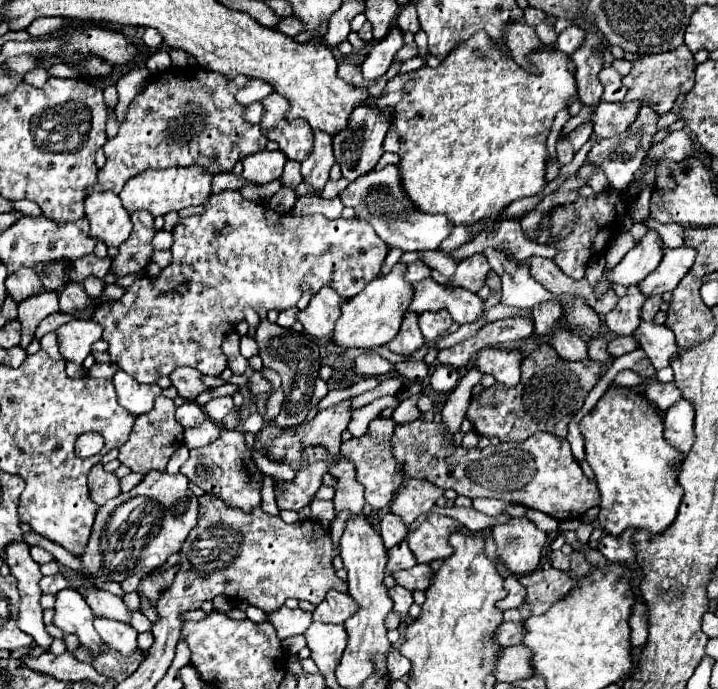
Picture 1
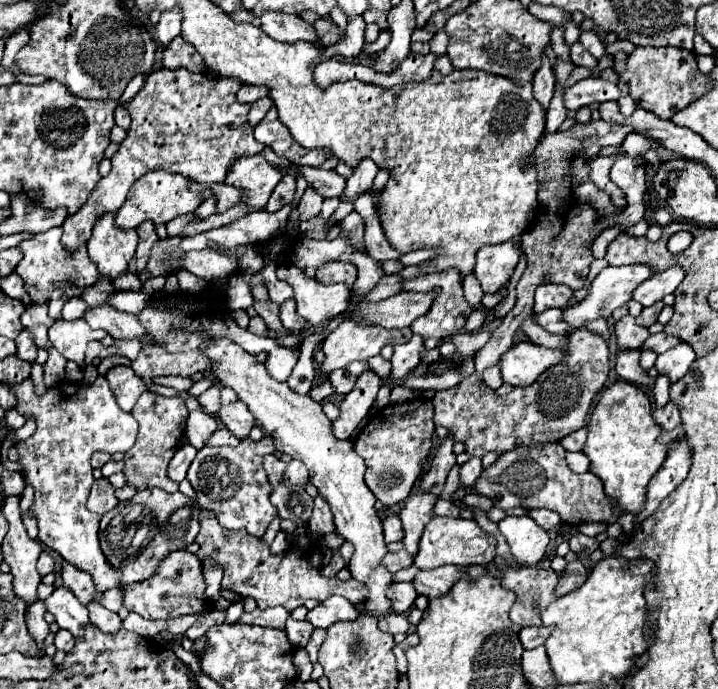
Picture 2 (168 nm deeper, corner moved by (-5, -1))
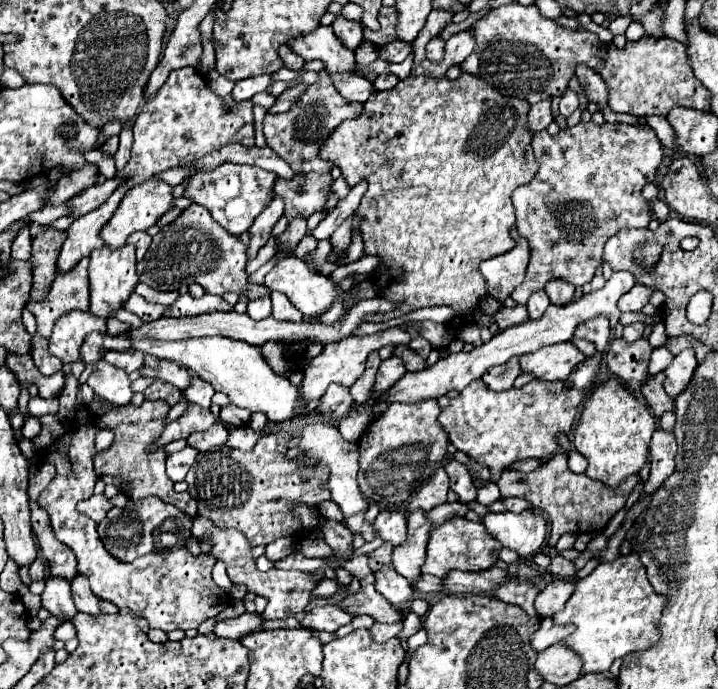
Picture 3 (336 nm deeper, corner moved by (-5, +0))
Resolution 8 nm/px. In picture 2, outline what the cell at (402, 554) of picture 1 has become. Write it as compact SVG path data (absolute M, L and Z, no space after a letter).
M401 549L401 551L395 551L395 553L387 553L383 563L391 573L397 573L399 569L407 569L407 567L413 565L413 555L409 555L405 549Z

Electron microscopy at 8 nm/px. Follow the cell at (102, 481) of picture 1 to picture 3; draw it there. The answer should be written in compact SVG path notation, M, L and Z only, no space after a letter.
M95 494L95 496L91 496L91 498L77 504L77 510L81 514L85 514L87 518L91 518L93 522L97 522L97 524L107 516L107 512L111 508L113 508L113 504L103 494Z

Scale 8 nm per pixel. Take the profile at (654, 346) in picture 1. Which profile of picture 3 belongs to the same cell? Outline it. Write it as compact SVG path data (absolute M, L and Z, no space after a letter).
M687 348L687 350L683 350L681 354L677 354L675 360L671 362L671 366L665 370L665 374L667 374L665 392L667 392L669 396L677 398L677 396L687 388L687 384L691 382L697 364L699 364L699 362L697 362L697 358L695 358L695 350L693 350L693 348Z

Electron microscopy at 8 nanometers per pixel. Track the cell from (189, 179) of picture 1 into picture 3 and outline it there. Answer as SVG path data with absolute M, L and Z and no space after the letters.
M145 180L143 184L129 188L127 194L123 196L123 200L119 202L119 208L115 210L113 218L101 230L101 238L103 238L105 246L109 246L111 250L125 246L125 240L129 238L129 234L133 234L137 230L147 230L149 226L153 226L167 210L173 208L171 202L173 202L173 188L169 188L161 180Z

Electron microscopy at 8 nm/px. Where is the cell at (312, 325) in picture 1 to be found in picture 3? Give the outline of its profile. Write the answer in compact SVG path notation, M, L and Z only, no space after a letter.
M289 256L289 258L281 258L275 268L265 276L265 286L271 292L281 292L289 298L289 302L307 318L315 318L319 314L323 314L325 310L329 310L329 306L339 298L341 290L337 284L333 284L329 278L313 272L303 260Z

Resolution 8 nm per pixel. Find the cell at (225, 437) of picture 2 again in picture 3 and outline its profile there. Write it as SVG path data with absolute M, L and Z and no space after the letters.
M249 426L247 428L233 428L231 434L229 434L229 440L227 440L227 446L247 452L247 450L251 450L257 444L257 440L261 436L263 436L263 432L255 432Z

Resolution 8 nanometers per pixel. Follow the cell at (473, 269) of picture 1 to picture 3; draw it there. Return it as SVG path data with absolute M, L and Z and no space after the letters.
M523 236L515 238L515 248L497 256L481 262L479 270L487 278L489 284L489 296L493 296L501 308L507 296L519 286L525 278L525 270L529 266L529 242Z

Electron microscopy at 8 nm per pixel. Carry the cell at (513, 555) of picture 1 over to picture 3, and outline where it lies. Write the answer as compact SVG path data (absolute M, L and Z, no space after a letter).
M525 510L521 514L489 512L483 516L483 526L495 540L515 550L521 558L537 554L547 536L547 522L535 510Z

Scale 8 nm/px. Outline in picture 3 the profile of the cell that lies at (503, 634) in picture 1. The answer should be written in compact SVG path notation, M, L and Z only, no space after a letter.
M545 618L541 620L541 628L533 634L531 638L531 646L541 652L541 650L547 650L549 646L565 640L569 634L575 632L575 626L573 624L565 624L565 626L559 626L555 624L551 618Z

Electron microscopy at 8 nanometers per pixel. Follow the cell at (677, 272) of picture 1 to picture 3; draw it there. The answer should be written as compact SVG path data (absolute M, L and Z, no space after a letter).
M635 284L625 296L619 298L617 306L621 312L639 312L647 302L649 302L649 296L651 296L651 288L643 286L643 284Z

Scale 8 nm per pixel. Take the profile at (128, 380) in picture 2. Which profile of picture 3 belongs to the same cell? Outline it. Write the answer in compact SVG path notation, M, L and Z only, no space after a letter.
M101 360L91 376L87 378L87 384L93 388L95 396L109 400L115 406L125 406L131 402L131 380L125 374L125 370L117 370L115 366L109 366L105 360Z

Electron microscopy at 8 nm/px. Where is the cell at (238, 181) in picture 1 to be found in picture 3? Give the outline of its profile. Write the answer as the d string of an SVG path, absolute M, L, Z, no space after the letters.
M191 204L181 216L163 226L161 232L153 238L151 248L147 250L145 258L137 264L139 280L155 290L171 292L179 290L181 286L199 284L207 294L225 294L225 292L241 292L247 288L249 298L259 298L269 292L265 286L255 286L247 282L245 264L247 264L247 246L233 234L229 234L223 226L219 226L205 206Z

